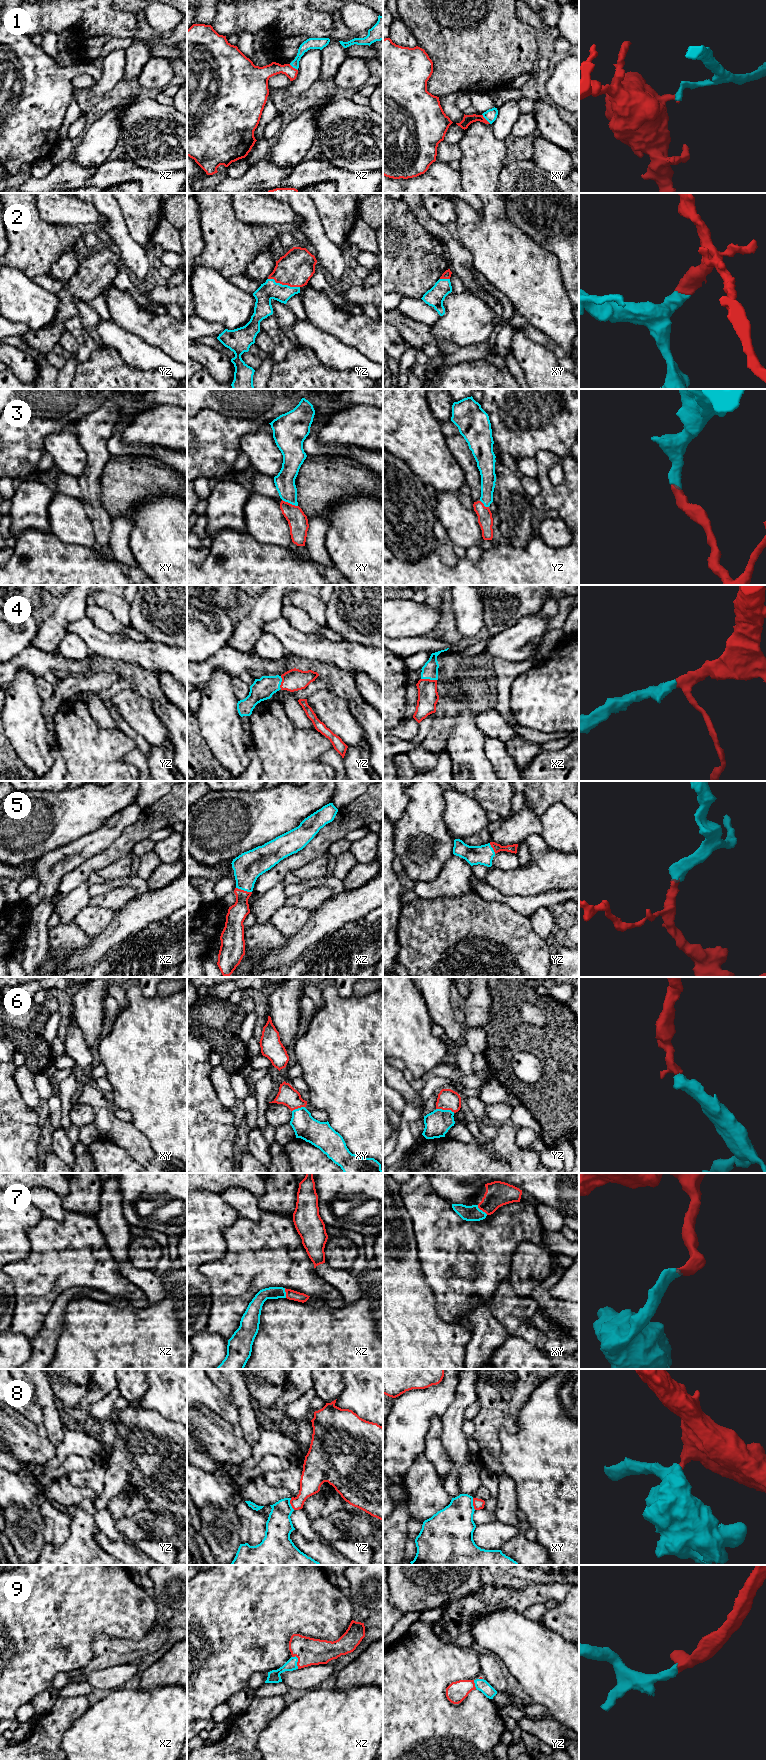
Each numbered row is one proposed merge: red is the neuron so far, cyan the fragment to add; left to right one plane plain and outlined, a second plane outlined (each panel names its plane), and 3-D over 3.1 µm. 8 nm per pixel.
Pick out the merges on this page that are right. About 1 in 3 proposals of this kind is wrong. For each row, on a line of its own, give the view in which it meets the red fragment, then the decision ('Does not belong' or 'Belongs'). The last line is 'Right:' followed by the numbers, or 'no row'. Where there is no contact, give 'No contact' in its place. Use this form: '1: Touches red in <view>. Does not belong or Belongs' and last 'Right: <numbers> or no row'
1: Touches red in xy. Does not belong
2: Touches red in yz. Belongs
3: Touches red in xy. Belongs
4: Touches red in xz. Belongs
5: Touches red in xz. Belongs
6: Touches red in yz. Belongs
7: Touches red in xy. Belongs
8: Touches red in yz. Does not belong
9: Touches red in xz. Belongs
Right: 2, 3, 4, 5, 6, 7, 9

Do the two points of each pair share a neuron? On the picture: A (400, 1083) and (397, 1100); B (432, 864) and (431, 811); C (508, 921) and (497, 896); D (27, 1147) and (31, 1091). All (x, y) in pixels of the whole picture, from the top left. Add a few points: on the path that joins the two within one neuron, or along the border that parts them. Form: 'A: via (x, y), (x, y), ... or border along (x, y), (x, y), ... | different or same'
A: border along (393, 1088), (406, 1100) | different
B: via (438, 851), (442, 840), (431, 829), (431, 824) | same
C: border along (477, 892), (487, 900), (506, 903), (519, 914) | different
D: border along (17, 1087), (22, 1099), (35, 1109) | different

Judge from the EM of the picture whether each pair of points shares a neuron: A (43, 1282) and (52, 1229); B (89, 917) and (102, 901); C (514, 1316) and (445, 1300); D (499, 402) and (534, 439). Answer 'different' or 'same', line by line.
A: same
B: different
C: different
D: same

